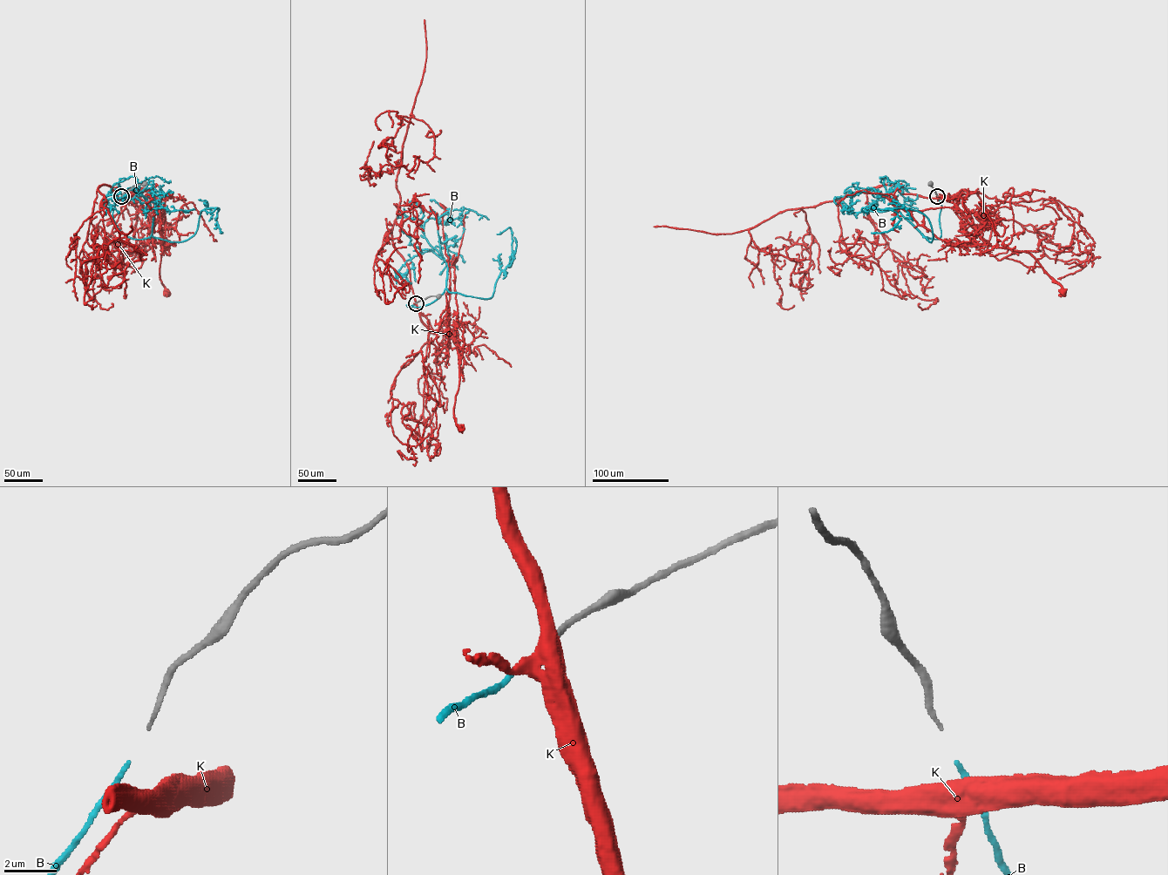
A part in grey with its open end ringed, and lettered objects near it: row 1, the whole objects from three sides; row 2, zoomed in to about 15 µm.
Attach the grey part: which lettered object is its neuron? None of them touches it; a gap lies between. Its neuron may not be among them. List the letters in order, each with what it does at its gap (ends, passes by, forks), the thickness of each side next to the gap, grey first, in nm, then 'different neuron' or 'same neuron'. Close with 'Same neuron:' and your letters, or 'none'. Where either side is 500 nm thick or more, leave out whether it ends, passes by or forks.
B: it ends; calibres 120 and 170 nm; same neuron
K: calibres 120 and 750 nm; different neuron
Same neuron: B

